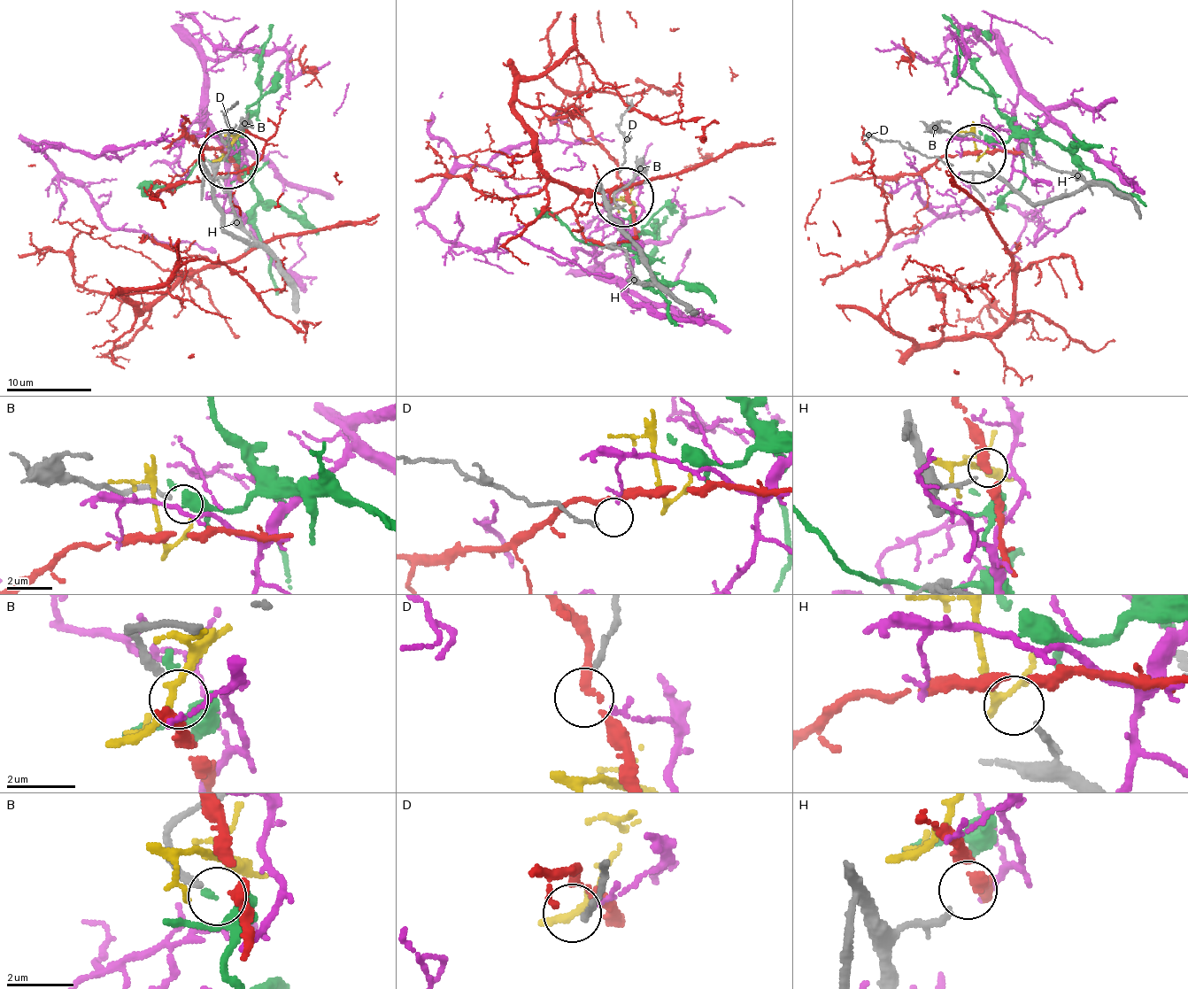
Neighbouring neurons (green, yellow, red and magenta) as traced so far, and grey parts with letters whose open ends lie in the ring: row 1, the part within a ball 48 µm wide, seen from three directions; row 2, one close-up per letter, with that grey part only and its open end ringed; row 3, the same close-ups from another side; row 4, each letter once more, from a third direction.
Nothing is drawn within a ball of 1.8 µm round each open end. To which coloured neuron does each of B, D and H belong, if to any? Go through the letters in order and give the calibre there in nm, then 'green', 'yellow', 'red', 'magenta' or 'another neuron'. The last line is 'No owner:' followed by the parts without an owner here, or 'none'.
B: 200 nm thick; green
D: 170 nm thick; another neuron
H: 180 nm thick; another neuron
No owner: D, H

